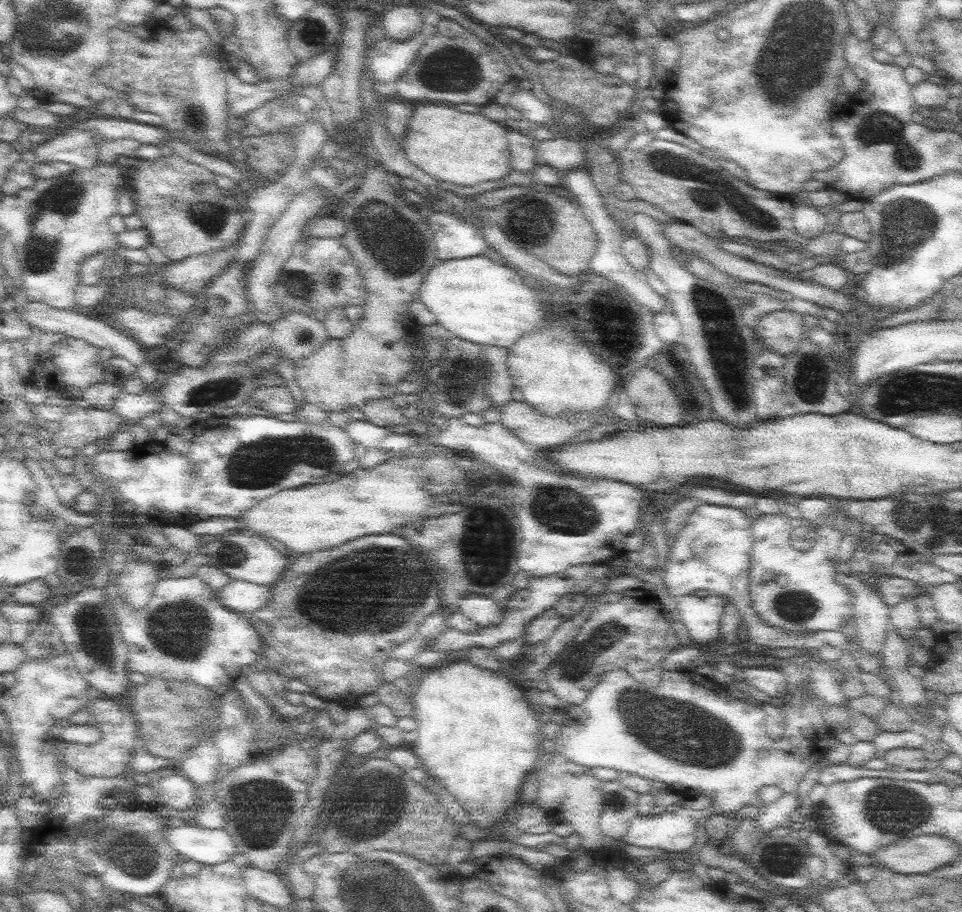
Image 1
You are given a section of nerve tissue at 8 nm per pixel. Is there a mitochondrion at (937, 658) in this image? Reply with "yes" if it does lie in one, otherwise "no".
no

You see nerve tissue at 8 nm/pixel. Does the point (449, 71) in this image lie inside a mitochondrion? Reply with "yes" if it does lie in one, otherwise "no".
yes

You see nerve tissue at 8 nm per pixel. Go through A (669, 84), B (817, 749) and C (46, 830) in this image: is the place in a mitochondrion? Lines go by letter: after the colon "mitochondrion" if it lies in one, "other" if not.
A: other
B: other
C: other

